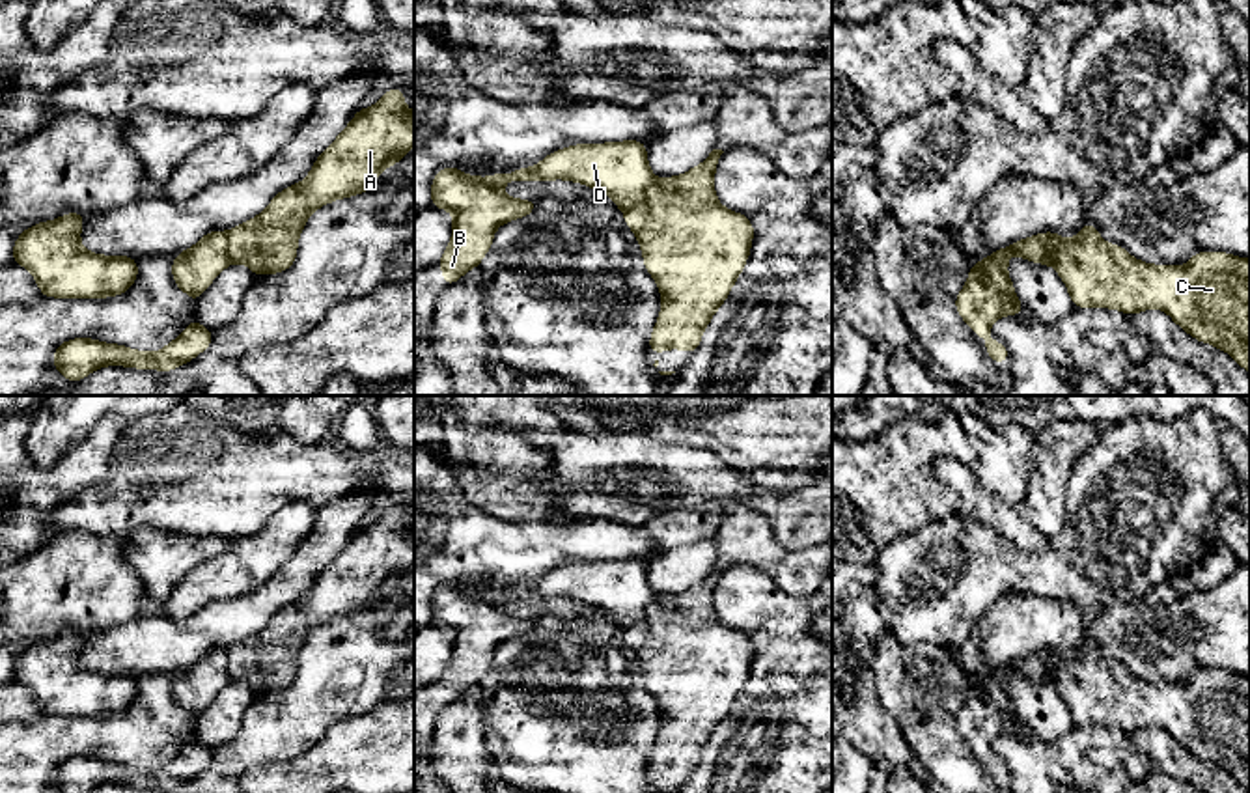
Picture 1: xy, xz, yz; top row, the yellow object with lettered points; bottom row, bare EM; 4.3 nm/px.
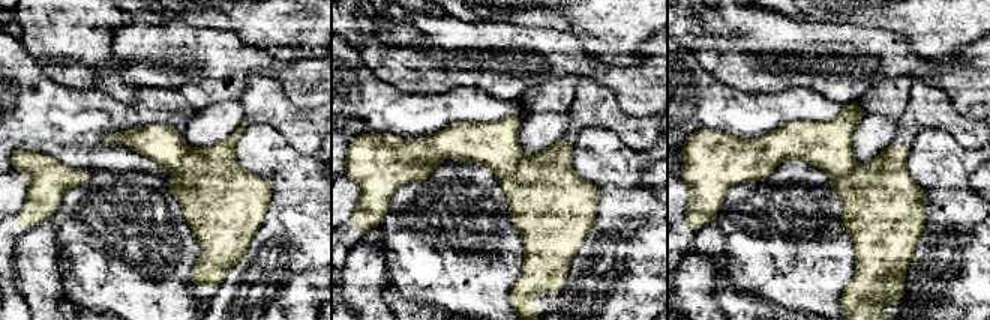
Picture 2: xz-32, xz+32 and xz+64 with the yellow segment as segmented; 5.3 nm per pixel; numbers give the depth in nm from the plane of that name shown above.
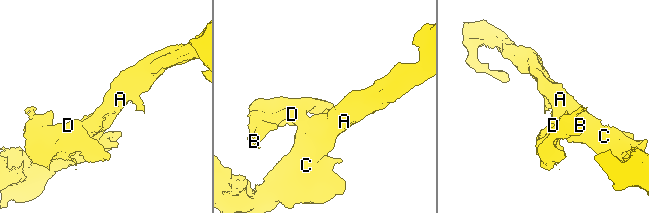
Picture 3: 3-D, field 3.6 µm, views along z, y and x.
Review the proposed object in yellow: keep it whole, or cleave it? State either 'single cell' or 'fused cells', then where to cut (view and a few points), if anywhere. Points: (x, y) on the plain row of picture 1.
fused cells; cut in xz along (655, 598), (646, 614), (624, 629)

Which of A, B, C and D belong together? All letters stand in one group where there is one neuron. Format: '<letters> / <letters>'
A C / B D

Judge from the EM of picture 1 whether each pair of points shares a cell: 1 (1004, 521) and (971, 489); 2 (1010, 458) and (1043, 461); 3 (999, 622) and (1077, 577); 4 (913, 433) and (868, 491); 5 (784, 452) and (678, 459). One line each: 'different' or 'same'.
1: same
2: different
3: different
4: same
5: different

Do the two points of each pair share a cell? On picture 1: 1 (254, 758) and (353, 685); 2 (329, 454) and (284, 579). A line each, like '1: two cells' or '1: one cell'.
1: one cell
2: two cells

